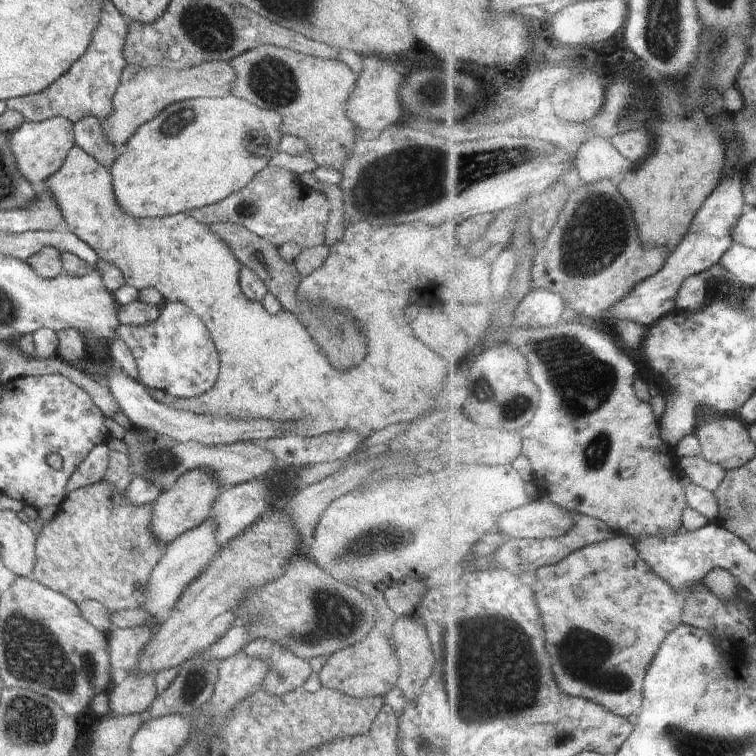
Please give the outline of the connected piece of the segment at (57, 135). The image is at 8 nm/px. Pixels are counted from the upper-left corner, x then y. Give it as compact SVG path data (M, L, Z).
M65 116L52 117L41 123L25 121L19 129L8 134L8 137L16 166L30 184L46 182L53 174L56 174L62 168L68 151L75 145L73 124Z

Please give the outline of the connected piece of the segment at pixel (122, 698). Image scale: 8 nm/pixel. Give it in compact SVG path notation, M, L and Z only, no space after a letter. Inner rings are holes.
M136 667L107 692L110 699L109 714L116 717L140 715L158 696L155 676L157 672L143 673Z

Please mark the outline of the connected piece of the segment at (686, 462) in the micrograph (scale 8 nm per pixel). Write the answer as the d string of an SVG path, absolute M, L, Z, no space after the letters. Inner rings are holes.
M703 454L695 457L683 457L681 469L694 483L716 492L727 477L727 470L718 463L707 459Z

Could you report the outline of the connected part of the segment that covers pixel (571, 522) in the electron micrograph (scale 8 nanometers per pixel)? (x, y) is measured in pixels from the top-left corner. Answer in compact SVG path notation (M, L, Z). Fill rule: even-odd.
M546 498L506 512L496 532L510 539L549 539L568 534L576 523L572 512Z

